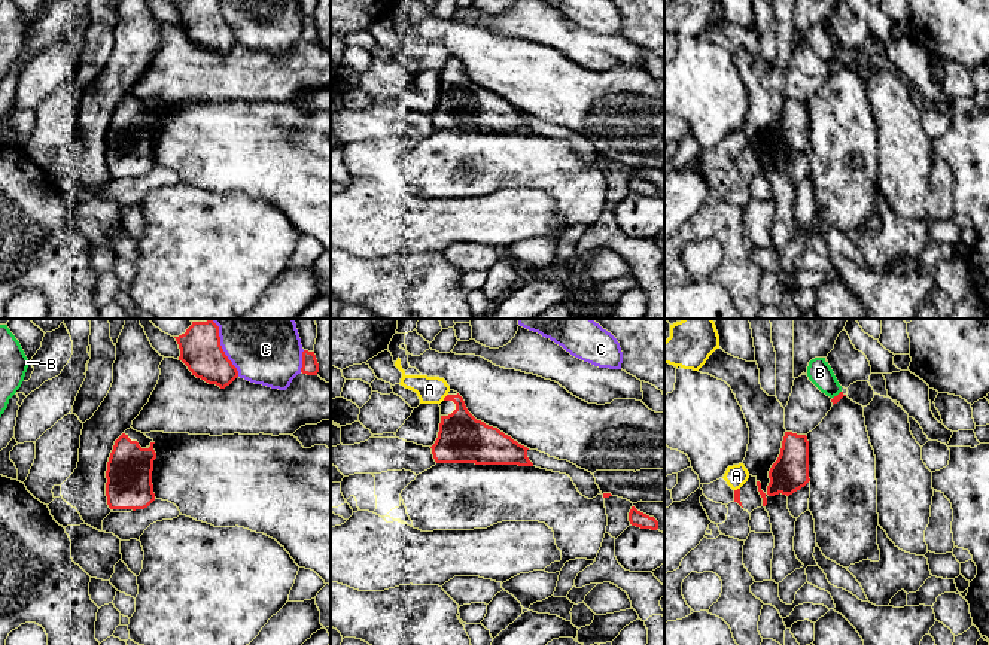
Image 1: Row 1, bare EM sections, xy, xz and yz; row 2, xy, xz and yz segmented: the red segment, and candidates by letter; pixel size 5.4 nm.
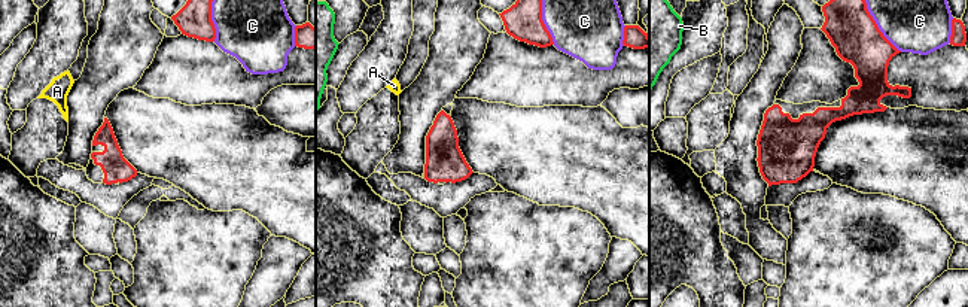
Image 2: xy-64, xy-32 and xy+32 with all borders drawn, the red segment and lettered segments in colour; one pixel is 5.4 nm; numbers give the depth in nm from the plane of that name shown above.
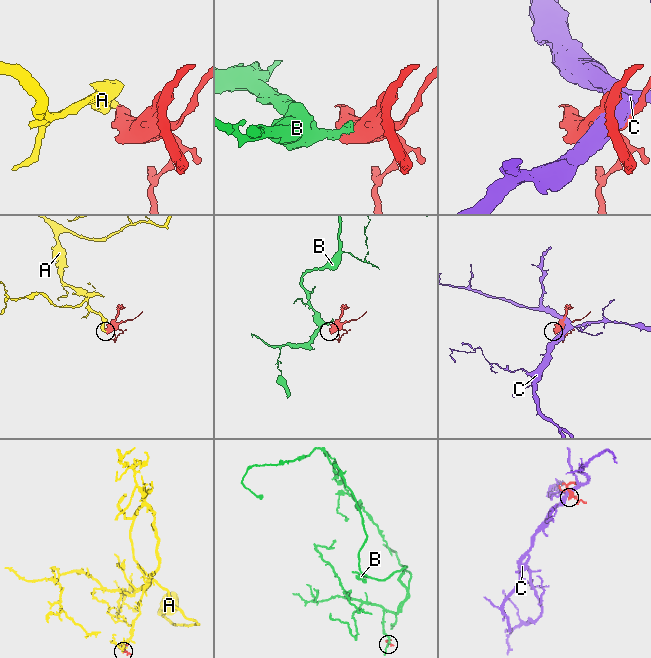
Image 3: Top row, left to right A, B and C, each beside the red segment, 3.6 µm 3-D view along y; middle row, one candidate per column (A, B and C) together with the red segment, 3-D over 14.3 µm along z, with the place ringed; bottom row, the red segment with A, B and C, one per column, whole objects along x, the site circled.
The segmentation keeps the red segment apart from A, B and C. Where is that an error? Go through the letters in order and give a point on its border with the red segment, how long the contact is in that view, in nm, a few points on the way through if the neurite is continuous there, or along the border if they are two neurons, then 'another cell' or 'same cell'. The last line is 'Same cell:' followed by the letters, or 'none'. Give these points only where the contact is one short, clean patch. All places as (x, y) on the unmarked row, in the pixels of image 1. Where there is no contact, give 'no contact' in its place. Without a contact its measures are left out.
A: meets red in xz at (446, 63); contact 50 nm long; border along xz (447, 60), (443, 66); another cell
B: meets red in yz at (837, 61); contact 60 nm long; border along yz (840, 57), (833, 64); another cell
C: meets red in xy at (225, 21); contact 260 nm long; another cell
Same cell: none

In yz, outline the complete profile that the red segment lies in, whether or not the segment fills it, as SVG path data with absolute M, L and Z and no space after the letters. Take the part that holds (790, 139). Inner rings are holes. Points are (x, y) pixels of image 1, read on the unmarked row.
M785 98L777 127L769 137L767 161L792 161L804 153L809 144L809 107L806 101Z

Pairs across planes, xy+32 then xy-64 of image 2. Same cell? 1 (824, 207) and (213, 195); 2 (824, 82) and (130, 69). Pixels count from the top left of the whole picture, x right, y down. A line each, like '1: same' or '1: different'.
1: different
2: different

